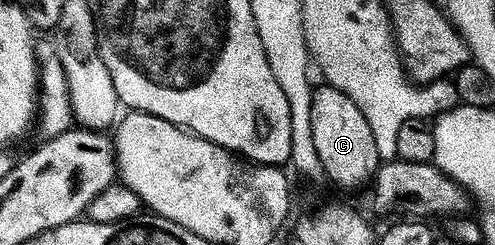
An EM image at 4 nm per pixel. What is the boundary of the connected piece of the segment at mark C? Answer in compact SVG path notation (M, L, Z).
M324 85L321 91L319 88L314 94L311 124L315 148L318 149L325 176L348 191L356 191L364 186L367 188L375 180L382 160L378 144L374 141L374 133L370 129L370 121L362 117L362 109L358 109L358 105L354 105L354 101L337 87Z

